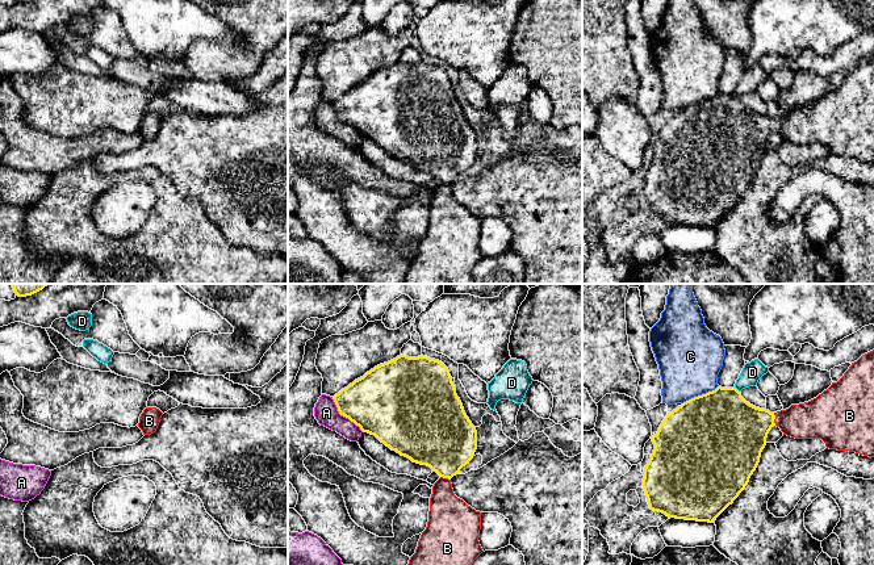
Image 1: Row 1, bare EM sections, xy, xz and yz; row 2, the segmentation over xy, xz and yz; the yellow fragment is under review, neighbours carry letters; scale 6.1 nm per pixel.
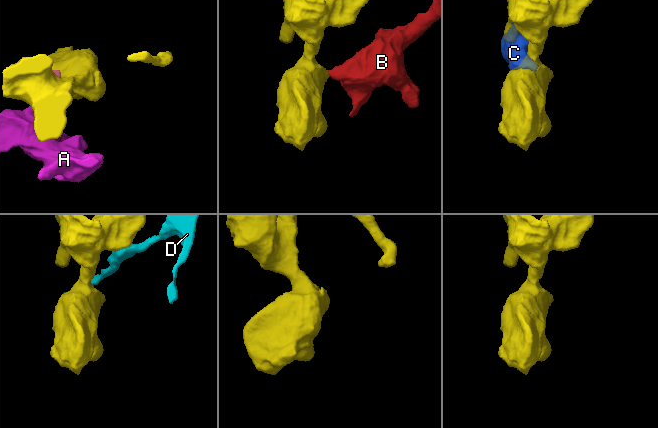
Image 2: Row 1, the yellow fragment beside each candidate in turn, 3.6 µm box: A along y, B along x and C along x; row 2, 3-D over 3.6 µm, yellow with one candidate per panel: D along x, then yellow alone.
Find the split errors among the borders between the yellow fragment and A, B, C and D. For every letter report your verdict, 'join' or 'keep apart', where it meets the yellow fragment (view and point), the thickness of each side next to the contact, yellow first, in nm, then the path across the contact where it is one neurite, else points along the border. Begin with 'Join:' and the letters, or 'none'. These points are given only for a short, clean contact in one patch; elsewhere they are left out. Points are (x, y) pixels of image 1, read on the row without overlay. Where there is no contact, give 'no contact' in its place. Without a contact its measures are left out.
Join: B
A: keep apart; meets yellow in xz at (343, 121); 400 nm thick on the yellow side, 150 nm on the other
B: join; meets yellow in yz at (774, 124); 380 nm thick on the yellow side, 240 nm on the other; runs through yz (736, 137), (762, 125), (774, 124), (815, 125)
C: keep apart; meets yellow in yz at (699, 101); 500 nm thick on the yellow side, 400 nm on the other
D: keep apart; meets yellow in yz at (736, 95); 440 nm thick on the yellow side, 120 nm on the other; border along yz (735, 92), (739, 97)

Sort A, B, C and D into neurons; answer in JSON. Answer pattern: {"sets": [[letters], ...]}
{"sets": [["A"], ["B"], ["C"], ["D"]]}

